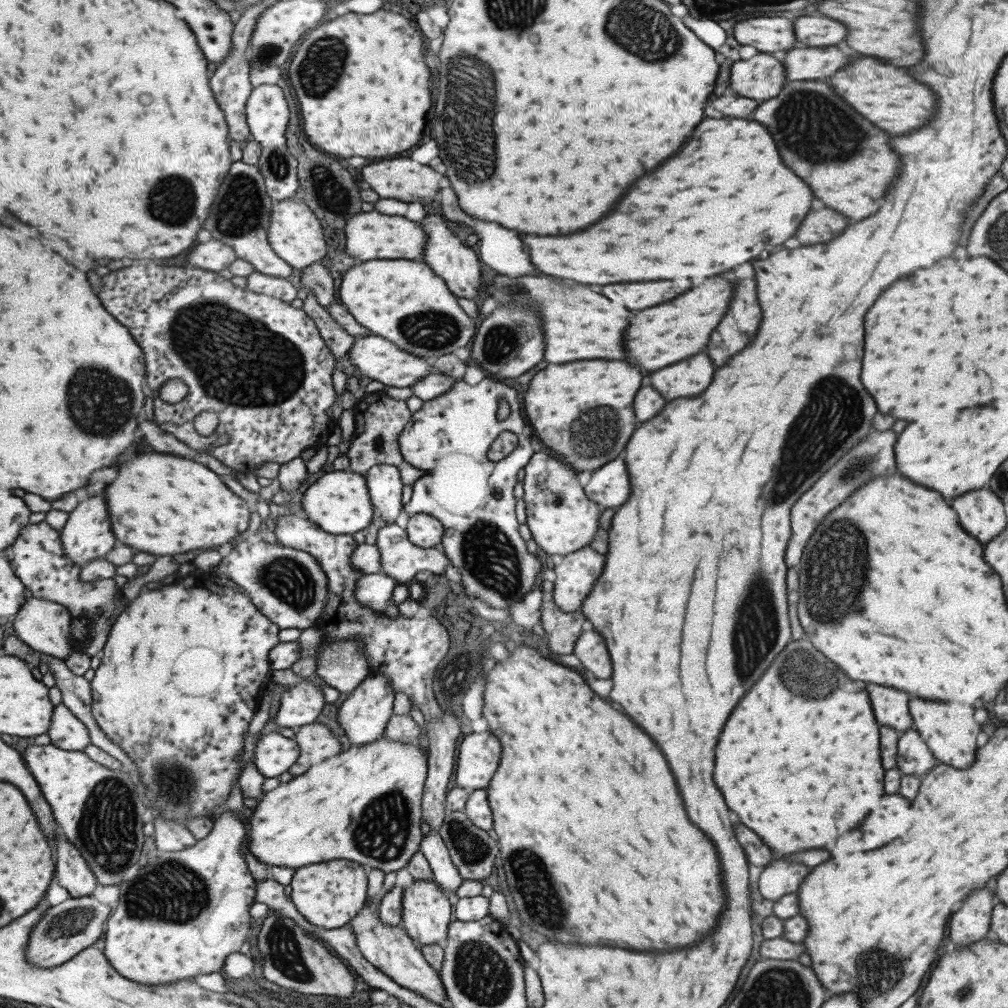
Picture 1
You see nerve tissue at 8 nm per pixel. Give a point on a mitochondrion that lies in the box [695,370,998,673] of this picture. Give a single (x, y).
(834, 412)

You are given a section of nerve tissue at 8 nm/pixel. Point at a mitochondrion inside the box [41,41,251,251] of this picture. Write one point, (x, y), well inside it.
(177, 211)

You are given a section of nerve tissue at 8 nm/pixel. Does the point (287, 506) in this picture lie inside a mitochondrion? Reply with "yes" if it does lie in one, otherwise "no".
no

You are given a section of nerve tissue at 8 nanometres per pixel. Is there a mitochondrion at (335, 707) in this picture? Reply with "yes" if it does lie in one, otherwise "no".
no

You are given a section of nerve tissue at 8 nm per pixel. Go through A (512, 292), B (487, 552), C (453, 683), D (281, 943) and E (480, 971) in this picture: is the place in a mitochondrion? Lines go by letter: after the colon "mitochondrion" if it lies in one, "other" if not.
A: mitochondrion
B: mitochondrion
C: mitochondrion
D: mitochondrion
E: mitochondrion

